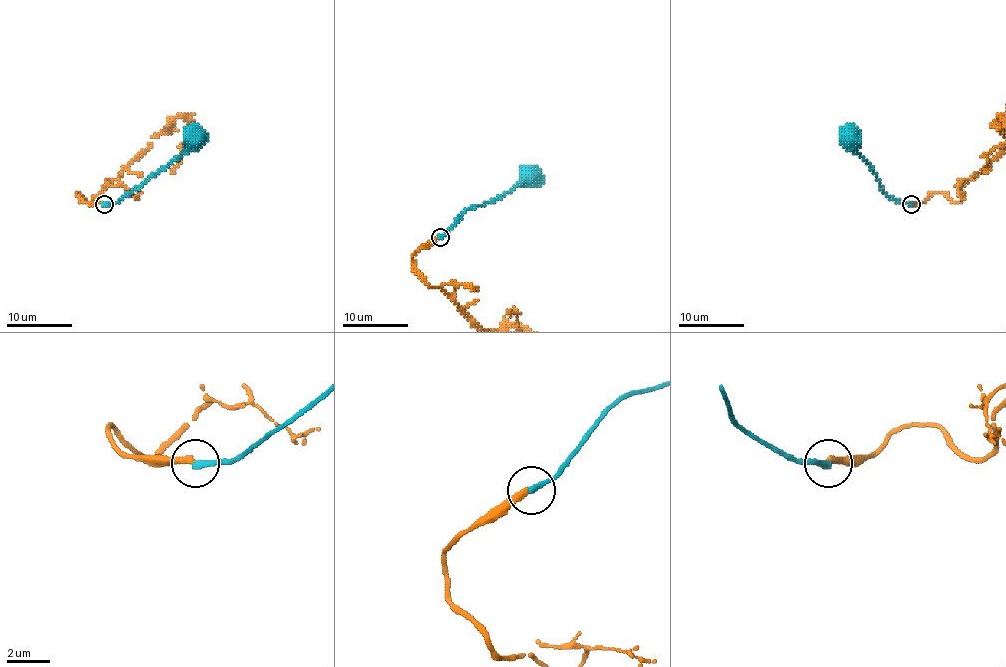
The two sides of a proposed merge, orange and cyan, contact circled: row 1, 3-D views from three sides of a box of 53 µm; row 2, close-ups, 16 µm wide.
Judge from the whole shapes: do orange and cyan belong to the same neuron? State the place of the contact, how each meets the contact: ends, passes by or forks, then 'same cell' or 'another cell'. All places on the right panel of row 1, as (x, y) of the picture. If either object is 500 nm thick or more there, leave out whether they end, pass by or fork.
place (911, 204); orange ends; cyan ends; same cell

